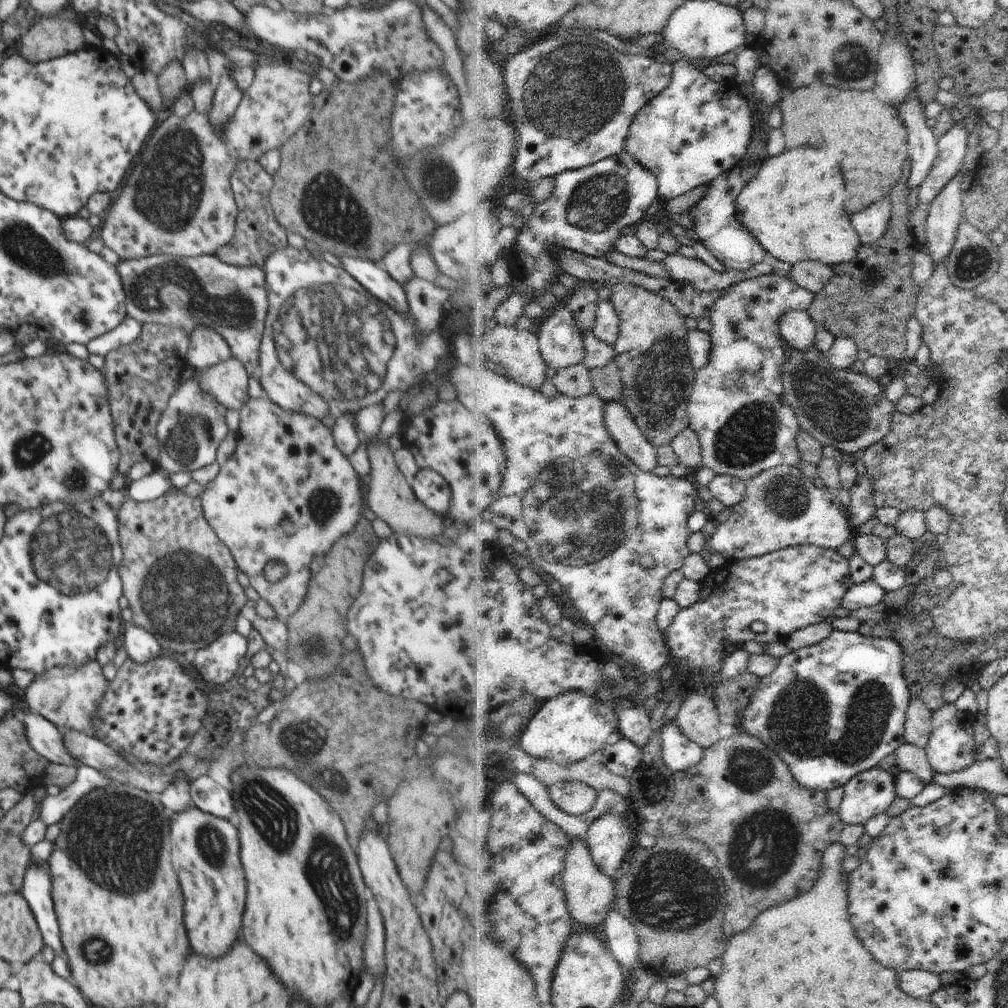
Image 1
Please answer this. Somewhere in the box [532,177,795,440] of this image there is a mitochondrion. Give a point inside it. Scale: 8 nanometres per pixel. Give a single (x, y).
(656, 385)

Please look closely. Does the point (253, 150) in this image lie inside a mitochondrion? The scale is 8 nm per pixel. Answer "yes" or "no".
no

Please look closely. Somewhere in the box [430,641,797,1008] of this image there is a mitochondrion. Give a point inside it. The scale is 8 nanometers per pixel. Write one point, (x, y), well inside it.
(670, 889)

